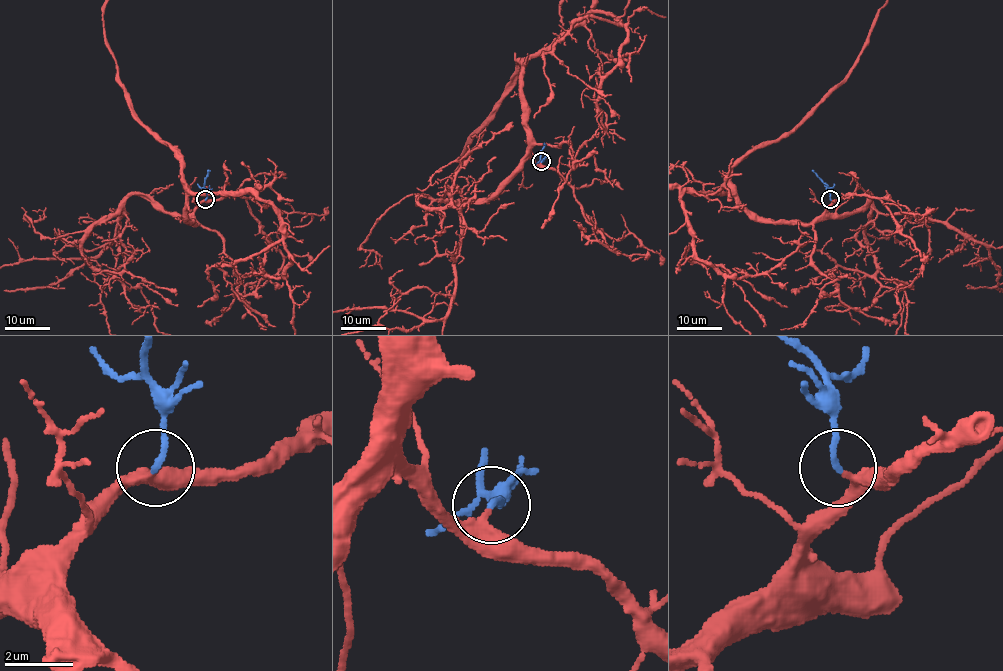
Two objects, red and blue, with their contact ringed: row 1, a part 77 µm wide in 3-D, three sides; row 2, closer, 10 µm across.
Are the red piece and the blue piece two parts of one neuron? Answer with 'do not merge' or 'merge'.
merge

